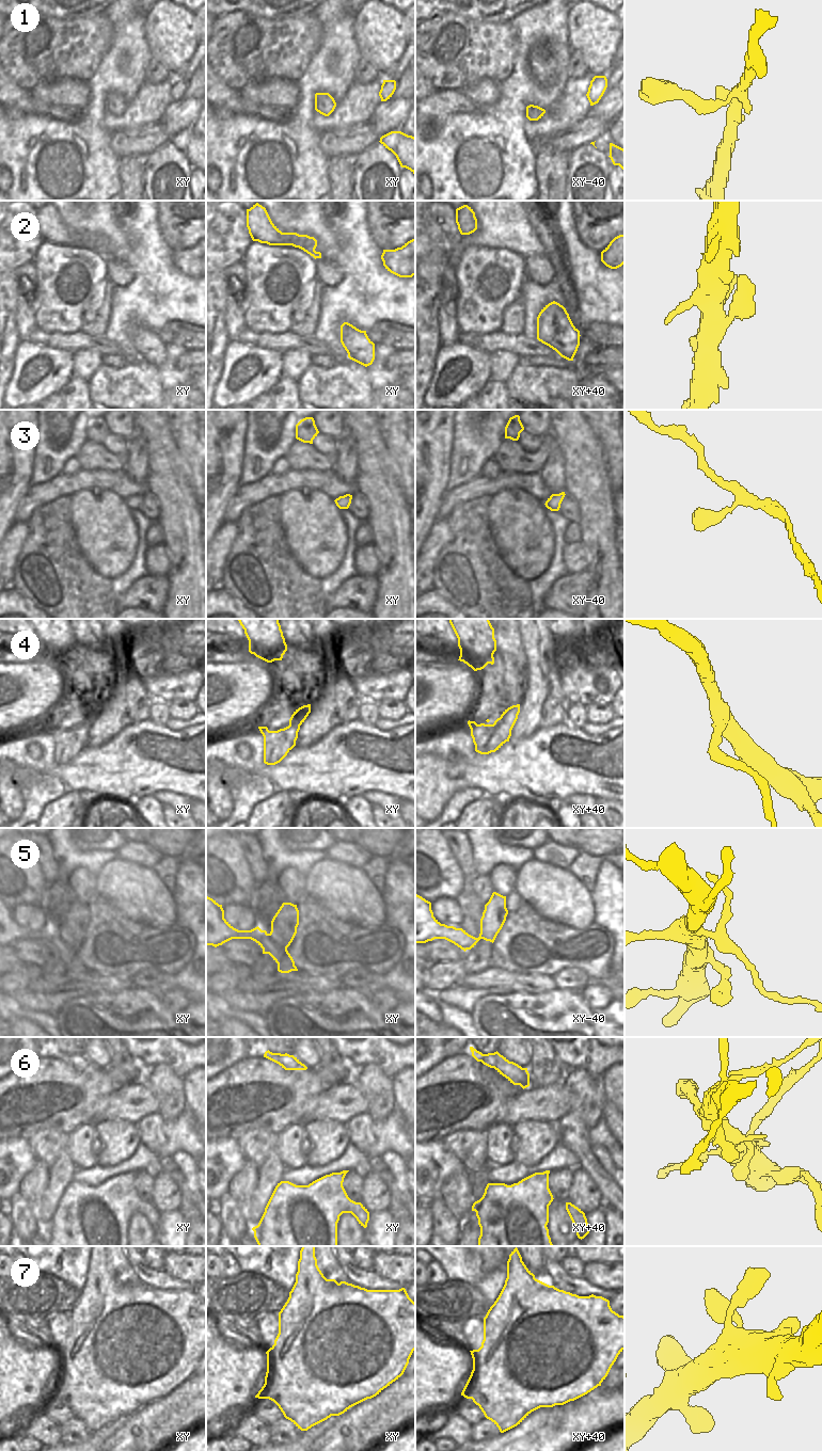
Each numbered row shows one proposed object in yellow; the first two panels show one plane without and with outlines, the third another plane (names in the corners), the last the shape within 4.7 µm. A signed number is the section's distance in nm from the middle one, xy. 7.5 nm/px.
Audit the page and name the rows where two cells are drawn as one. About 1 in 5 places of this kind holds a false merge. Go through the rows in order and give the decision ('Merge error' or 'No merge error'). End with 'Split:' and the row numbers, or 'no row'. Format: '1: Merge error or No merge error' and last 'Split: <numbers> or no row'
1: No merge error
2: No merge error
3: No merge error
4: Merge error
5: Merge error
6: No merge error
7: No merge error
Split: 4, 5.

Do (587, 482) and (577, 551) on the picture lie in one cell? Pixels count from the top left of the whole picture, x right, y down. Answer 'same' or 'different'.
different

